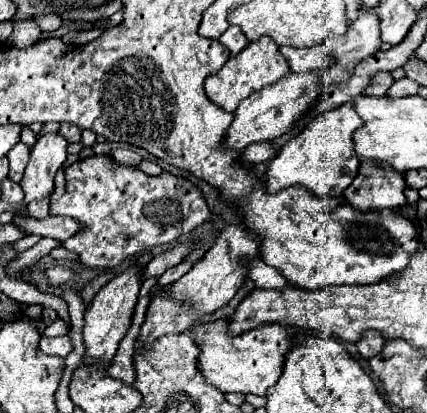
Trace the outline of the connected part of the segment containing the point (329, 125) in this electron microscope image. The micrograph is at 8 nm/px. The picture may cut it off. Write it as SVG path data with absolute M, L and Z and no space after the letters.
M345 102L343 106L323 112L323 116L317 116L269 162L269 168L263 176L265 190L269 194L275 194L291 186L305 186L315 196L341 196L359 170L359 156L353 148L351 138L359 126L361 118L357 116L353 102Z

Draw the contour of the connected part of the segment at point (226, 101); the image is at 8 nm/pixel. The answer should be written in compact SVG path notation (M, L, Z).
M261 36L257 42L249 42L249 46L245 50L241 50L237 56L231 56L217 74L207 76L207 80L205 80L207 96L209 96L209 100L219 104L227 112L235 112L235 108L239 106L239 102L243 98L251 96L253 92L257 92L269 84L275 84L277 80L287 76L287 72L289 72L289 64L281 56L275 40Z

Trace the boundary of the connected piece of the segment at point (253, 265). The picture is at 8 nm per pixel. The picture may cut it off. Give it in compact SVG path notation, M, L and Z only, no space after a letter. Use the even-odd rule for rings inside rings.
M249 260L249 278L255 282L257 288L275 288L283 290L289 282L271 266L261 260Z

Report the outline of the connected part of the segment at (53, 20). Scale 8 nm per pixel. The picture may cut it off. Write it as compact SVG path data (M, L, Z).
M43 14L43 16L37 16L37 18L31 18L41 30L45 32L51 32L51 30L57 30L61 28L61 18L57 14Z

